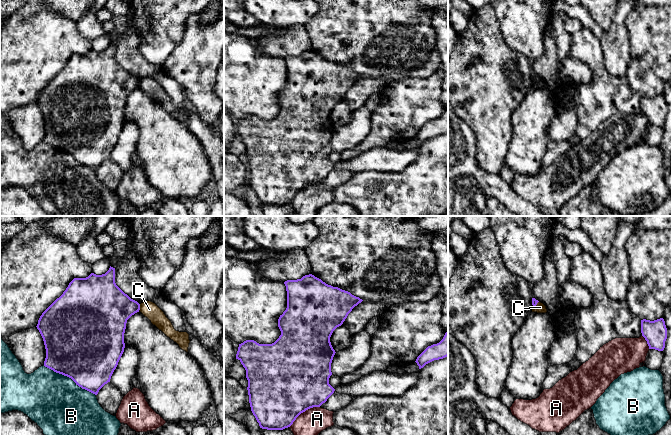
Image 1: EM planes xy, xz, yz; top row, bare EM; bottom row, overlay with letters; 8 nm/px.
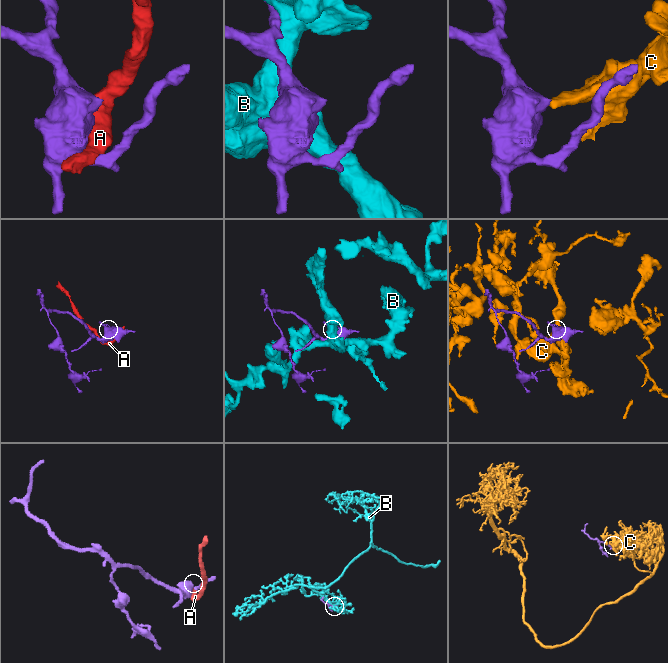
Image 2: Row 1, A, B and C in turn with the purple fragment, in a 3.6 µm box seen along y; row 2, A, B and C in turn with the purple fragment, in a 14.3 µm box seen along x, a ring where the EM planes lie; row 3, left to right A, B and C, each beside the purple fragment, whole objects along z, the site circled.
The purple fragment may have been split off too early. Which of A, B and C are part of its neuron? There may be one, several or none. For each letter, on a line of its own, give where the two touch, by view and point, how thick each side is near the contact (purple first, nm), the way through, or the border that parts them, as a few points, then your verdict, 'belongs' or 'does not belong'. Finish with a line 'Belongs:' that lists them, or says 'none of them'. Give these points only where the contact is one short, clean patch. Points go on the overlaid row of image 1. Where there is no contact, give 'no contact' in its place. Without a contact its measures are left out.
A: meets purple in xz at (299, 414); 500 nm thick on the purple side, 200 nm on the other; does not belong
B: meets purple in xy at (69, 377); 500 nm thick on the purple side, 440 nm on the other; does not belong
C: meets purple in xy at (139, 307); 360 nm thick on the purple side, 130 nm on the other; border along xy (140, 304), (138, 310); does not belong
Belongs: none of them

